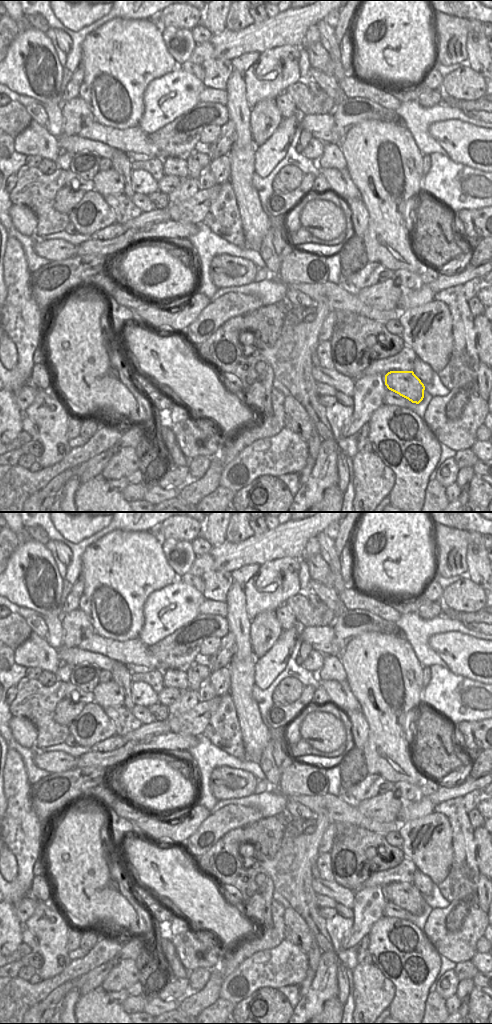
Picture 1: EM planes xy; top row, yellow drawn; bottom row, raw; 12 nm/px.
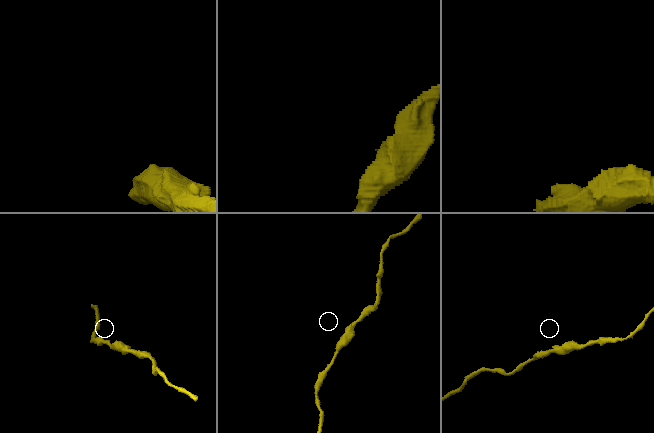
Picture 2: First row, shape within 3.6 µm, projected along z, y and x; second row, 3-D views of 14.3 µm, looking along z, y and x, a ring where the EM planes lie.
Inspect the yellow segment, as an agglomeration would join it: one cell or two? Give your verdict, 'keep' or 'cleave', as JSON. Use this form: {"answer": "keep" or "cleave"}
{"answer": "keep"}

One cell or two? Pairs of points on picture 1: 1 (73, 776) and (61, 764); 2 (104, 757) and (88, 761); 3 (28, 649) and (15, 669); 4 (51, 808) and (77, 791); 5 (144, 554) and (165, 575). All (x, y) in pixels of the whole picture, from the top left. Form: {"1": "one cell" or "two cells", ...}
{"1": "two cells", "2": "one cell", "3": "two cells", "4": "one cell", "5": "one cell"}

